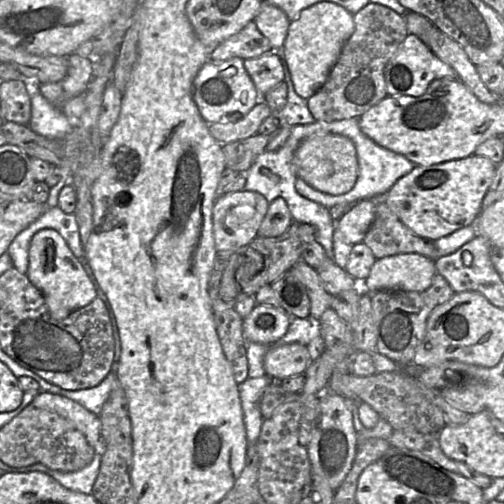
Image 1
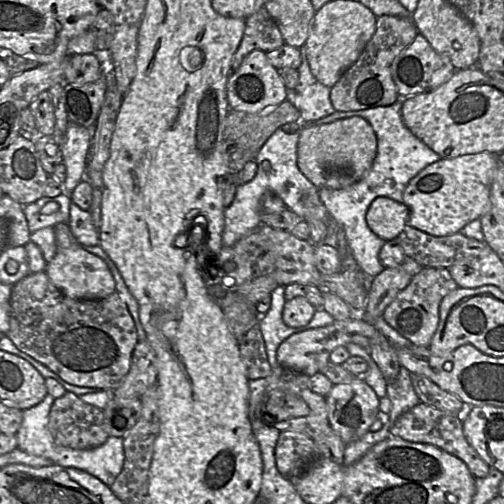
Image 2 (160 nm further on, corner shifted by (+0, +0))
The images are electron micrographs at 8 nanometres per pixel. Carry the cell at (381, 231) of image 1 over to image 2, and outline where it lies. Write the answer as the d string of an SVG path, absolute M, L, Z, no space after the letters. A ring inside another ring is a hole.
M408 224L398 239L406 257L423 267L449 269L463 259L480 256L486 248L491 249L485 241L466 237L461 232L436 237Z

